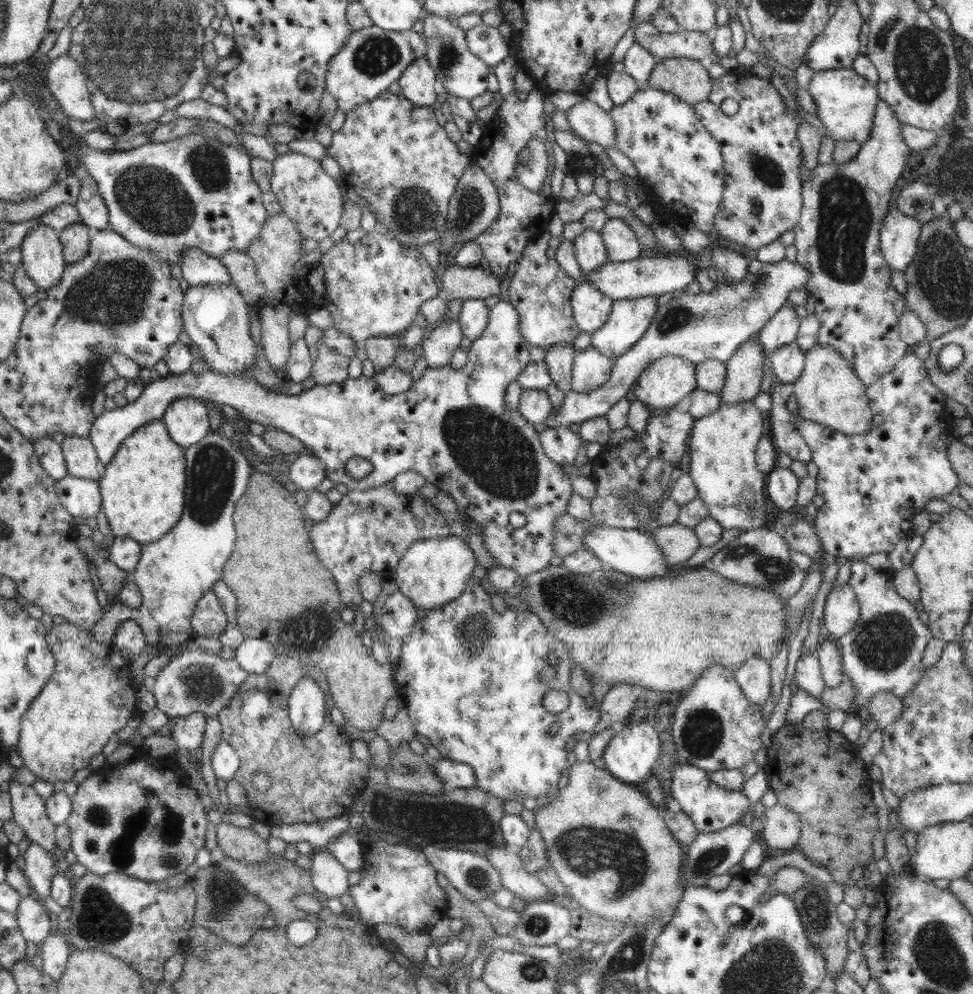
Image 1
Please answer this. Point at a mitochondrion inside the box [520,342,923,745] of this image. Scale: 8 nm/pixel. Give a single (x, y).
(885, 642)

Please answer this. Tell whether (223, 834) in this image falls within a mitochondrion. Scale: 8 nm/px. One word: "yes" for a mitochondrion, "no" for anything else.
no

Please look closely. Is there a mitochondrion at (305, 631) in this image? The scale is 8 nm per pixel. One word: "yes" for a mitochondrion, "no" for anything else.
yes

